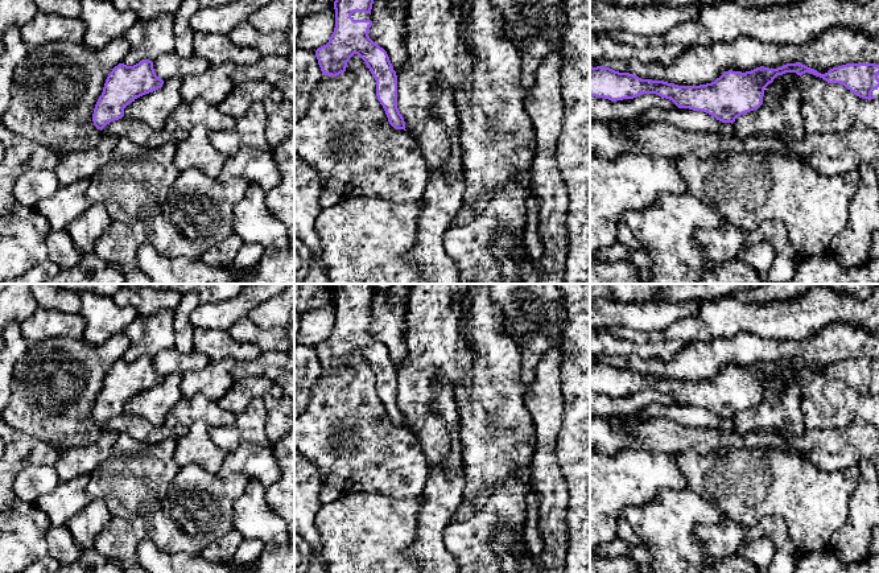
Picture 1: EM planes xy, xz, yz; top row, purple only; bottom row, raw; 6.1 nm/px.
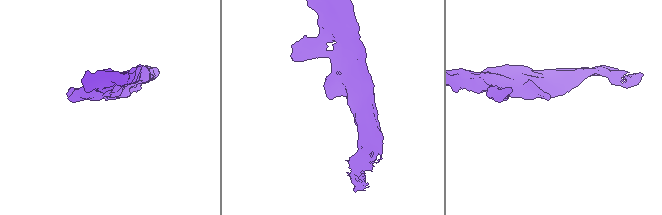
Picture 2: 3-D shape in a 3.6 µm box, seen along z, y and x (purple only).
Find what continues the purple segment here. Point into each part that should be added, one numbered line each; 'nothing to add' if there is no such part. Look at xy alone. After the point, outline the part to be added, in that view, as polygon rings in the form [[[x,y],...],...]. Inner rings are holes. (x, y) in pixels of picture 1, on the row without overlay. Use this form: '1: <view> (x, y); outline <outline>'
nothing to add

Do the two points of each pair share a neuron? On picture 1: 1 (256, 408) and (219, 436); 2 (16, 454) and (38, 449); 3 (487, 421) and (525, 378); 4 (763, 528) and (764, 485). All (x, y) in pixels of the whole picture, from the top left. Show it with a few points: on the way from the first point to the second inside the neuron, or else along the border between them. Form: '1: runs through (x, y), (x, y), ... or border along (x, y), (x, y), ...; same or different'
1: runs through (250, 417), (228, 436); same
2: runs through (21, 450), (33, 446); same
3: border along (521, 351), (519, 379), (524, 387); different
4: border along (731, 519), (756, 526), (779, 516), (789, 536); different

